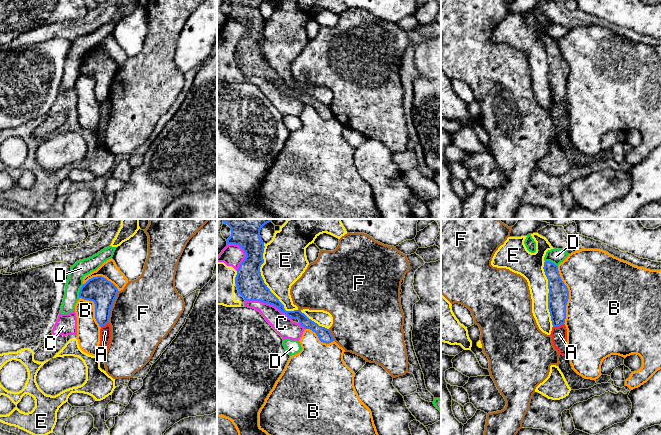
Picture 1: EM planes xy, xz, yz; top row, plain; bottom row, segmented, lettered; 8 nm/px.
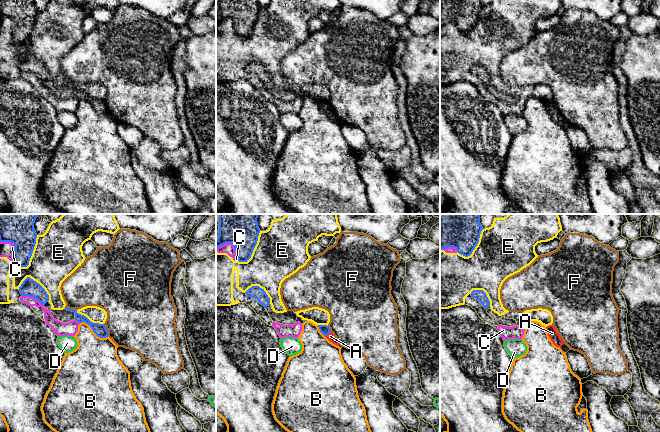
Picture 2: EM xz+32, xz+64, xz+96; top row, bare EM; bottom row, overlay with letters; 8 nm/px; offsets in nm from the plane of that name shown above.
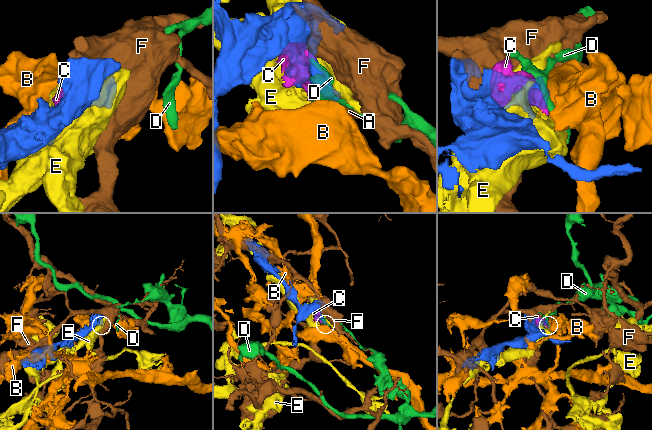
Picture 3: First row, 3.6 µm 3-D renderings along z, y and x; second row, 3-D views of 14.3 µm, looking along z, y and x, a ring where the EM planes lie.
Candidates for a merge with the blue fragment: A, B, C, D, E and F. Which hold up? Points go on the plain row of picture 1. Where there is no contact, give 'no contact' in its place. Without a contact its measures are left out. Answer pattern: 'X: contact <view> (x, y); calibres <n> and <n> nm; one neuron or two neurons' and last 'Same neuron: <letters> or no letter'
A: contact yz (558, 102); calibres 170 and 130 nm; two neurons
B: contact yz (568, 71); calibres 170 and 500 nm; two neurons
C: contact xz (268, 79); calibres 220 and 160 nm; two neurons
D: contact xy (80, 67); calibres 220 and 140 nm; two neurons
E: contact xz (263, 58); calibres 220 and 340 nm; two neurons
F: contact xy (111, 83); calibres 220 and 500 nm; two neurons
Same neuron: no letter

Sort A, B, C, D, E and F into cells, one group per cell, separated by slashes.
A / B / C E / D / F

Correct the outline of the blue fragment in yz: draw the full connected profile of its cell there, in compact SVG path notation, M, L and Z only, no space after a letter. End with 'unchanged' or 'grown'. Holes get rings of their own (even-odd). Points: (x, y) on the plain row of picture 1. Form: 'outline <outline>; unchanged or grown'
outline M545 37L543 45L548 55L548 85L552 101L559 103L565 99L569 67L560 53L557 41Z; unchanged

